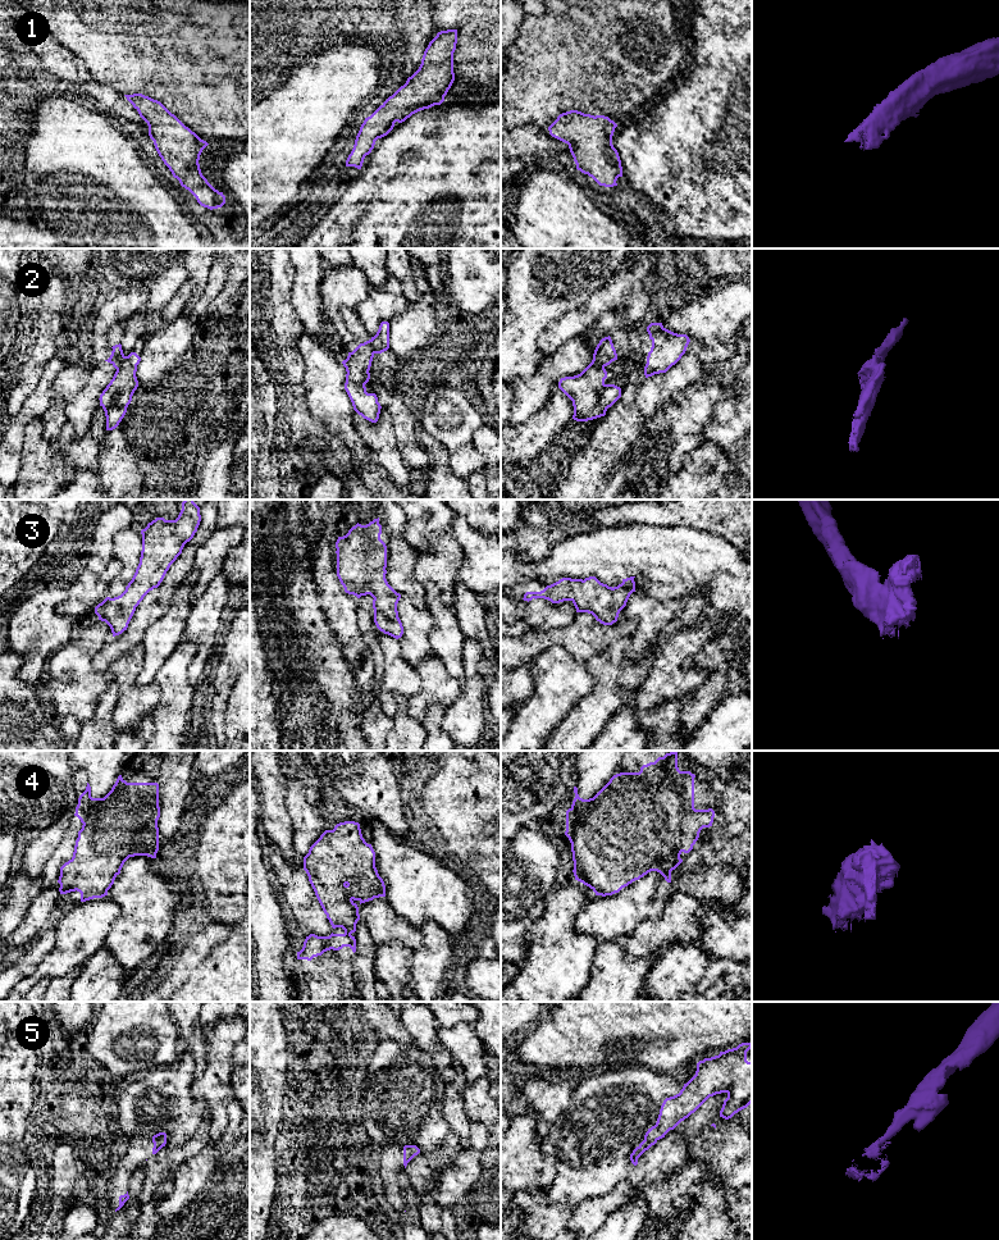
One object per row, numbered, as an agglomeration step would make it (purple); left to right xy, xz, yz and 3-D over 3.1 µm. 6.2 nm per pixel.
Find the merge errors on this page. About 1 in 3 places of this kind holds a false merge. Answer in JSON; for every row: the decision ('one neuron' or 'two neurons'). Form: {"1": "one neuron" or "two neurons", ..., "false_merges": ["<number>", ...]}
{"1": "one neuron", "2": "two neurons", "3": "one neuron", "4": "one neuron", "5": "one neuron", "false_merges": ["2"]}

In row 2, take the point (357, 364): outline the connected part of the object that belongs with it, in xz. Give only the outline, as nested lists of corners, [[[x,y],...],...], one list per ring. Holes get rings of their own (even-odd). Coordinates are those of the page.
[[[373,338],[360,343],[352,352],[348,352],[342,361],[346,368],[345,389],[352,402],[353,410],[364,419],[377,423],[380,414],[380,404],[375,393],[368,393],[365,384],[370,379],[370,366],[375,350]]]

